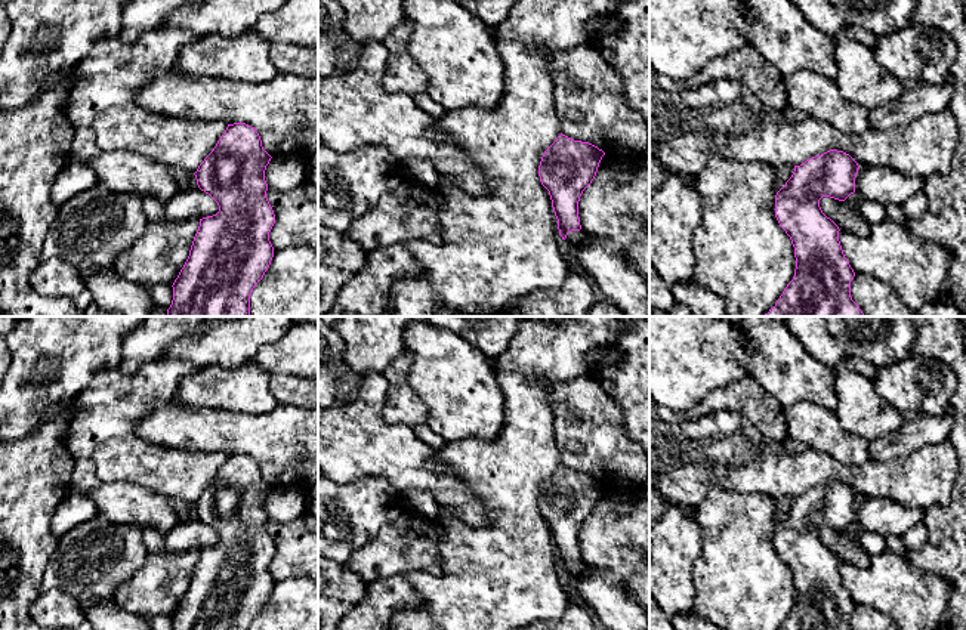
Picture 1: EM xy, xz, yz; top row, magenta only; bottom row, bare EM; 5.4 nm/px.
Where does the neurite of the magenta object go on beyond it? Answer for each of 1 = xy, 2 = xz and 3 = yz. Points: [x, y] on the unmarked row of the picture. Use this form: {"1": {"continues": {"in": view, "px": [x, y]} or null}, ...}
{"1": {"continues": null}, "2": {"continues": {"in": "xz", "px": [574, 568]}}, "3": {"continues": null}}

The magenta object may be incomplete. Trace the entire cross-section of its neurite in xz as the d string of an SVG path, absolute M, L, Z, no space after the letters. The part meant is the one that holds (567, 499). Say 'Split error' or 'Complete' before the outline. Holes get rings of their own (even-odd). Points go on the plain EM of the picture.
Split error. M561 464L541 488L540 513L549 522L559 566L567 577L578 577L586 566L580 556L578 532L595 510L604 487L598 478Z

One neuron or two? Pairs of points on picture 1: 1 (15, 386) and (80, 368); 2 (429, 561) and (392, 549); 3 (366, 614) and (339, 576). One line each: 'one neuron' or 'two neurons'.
1: one neuron
2: one neuron
3: two neurons

